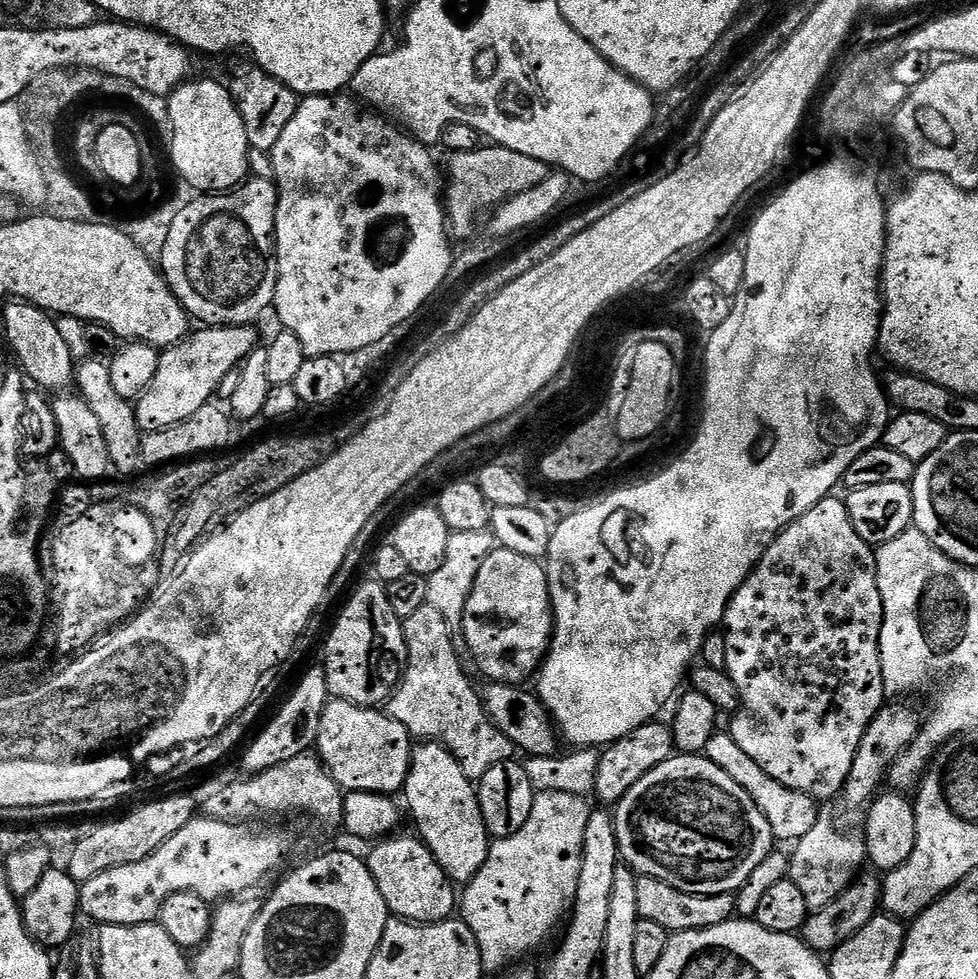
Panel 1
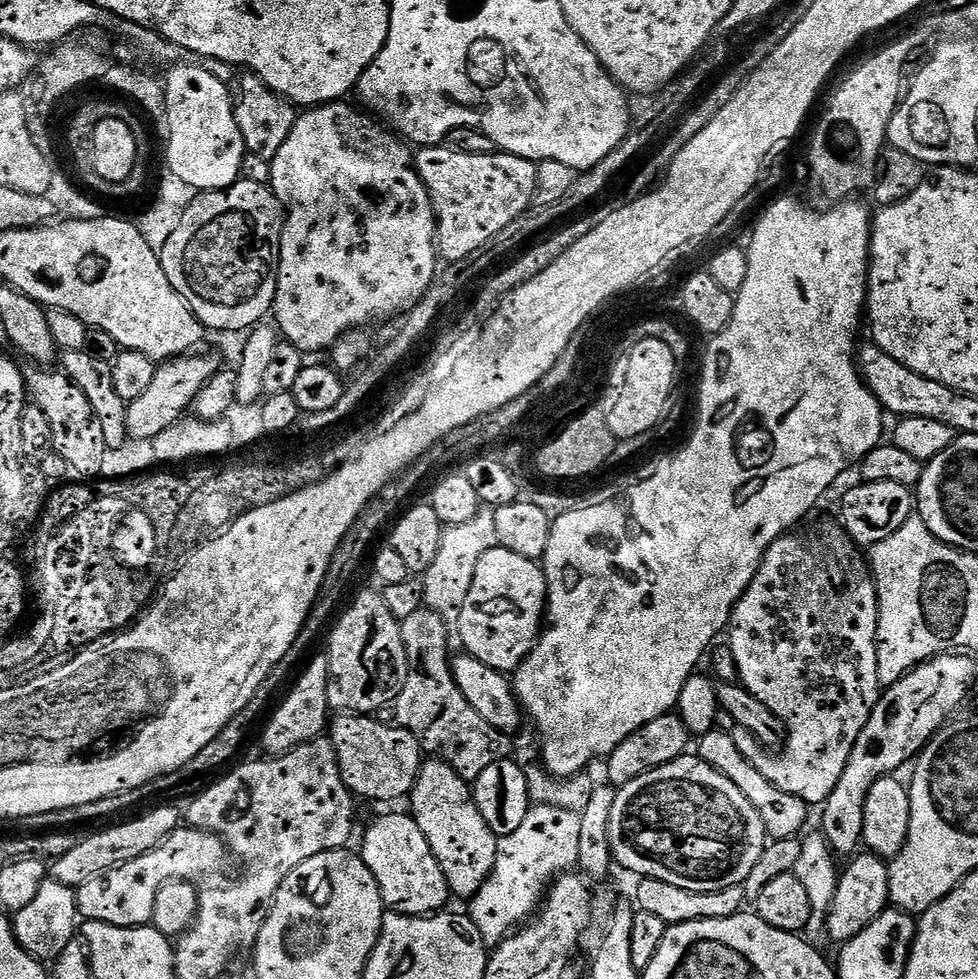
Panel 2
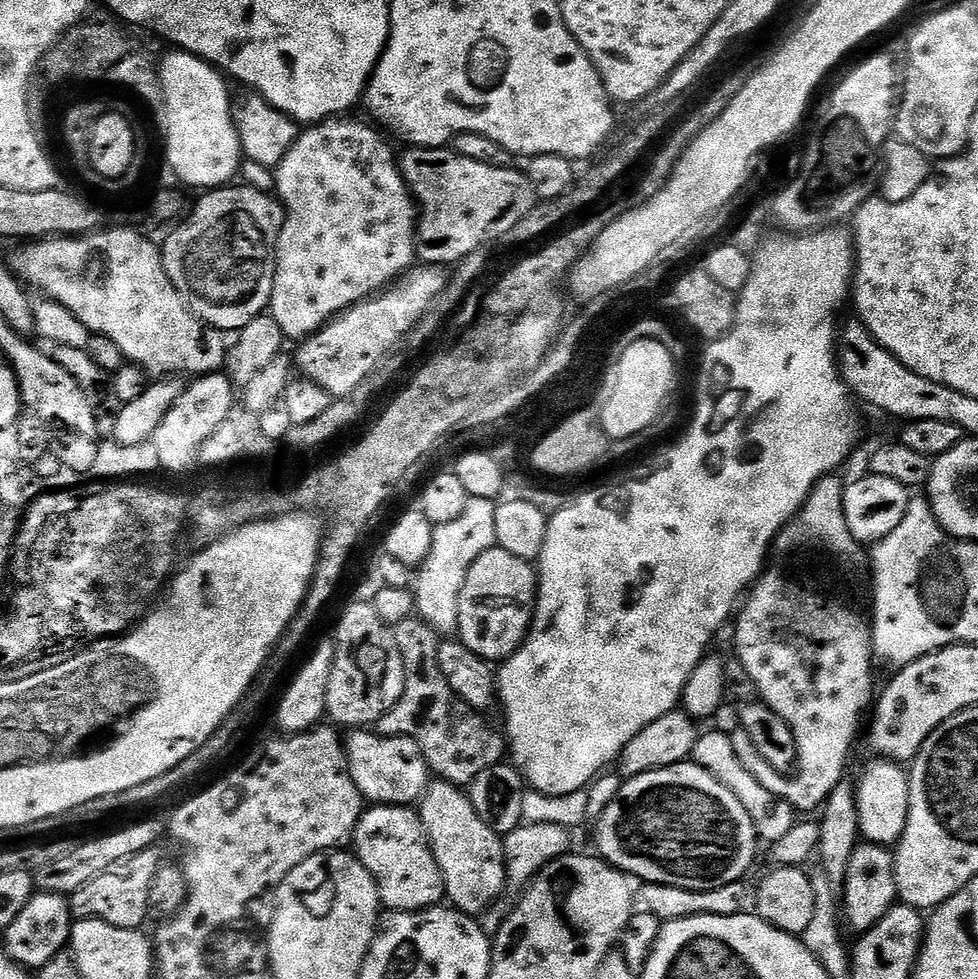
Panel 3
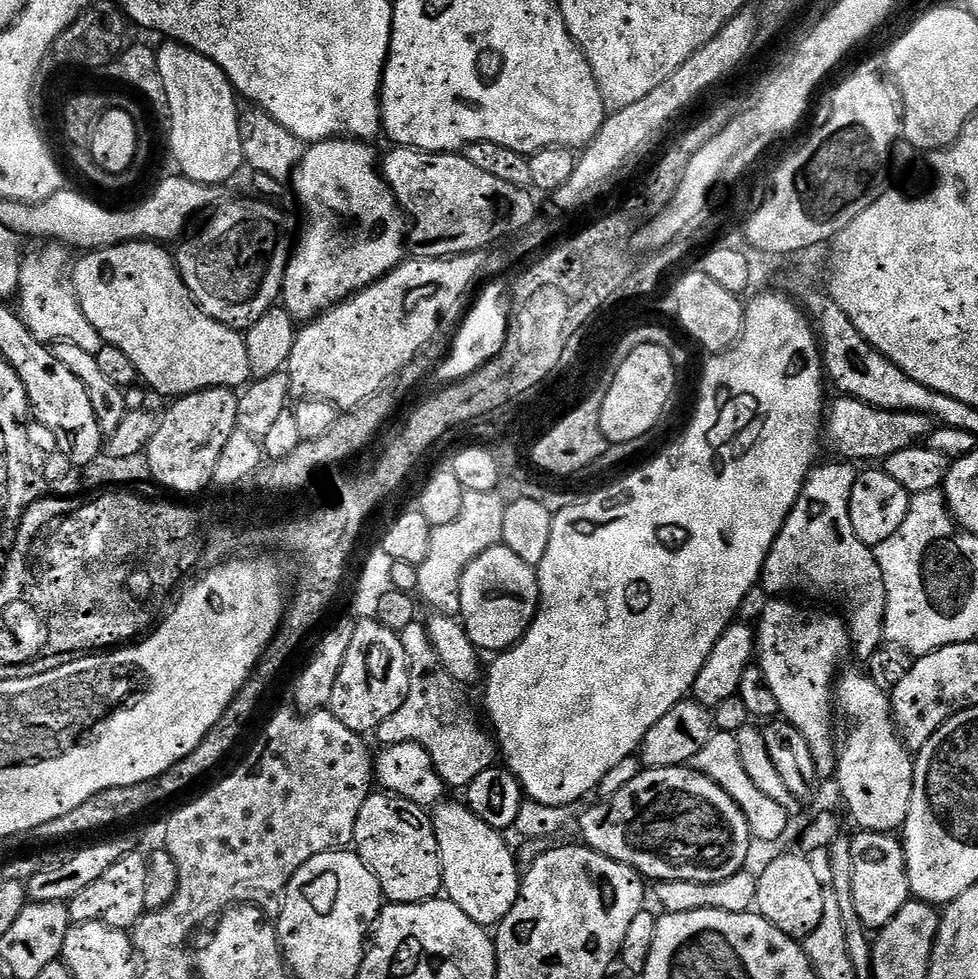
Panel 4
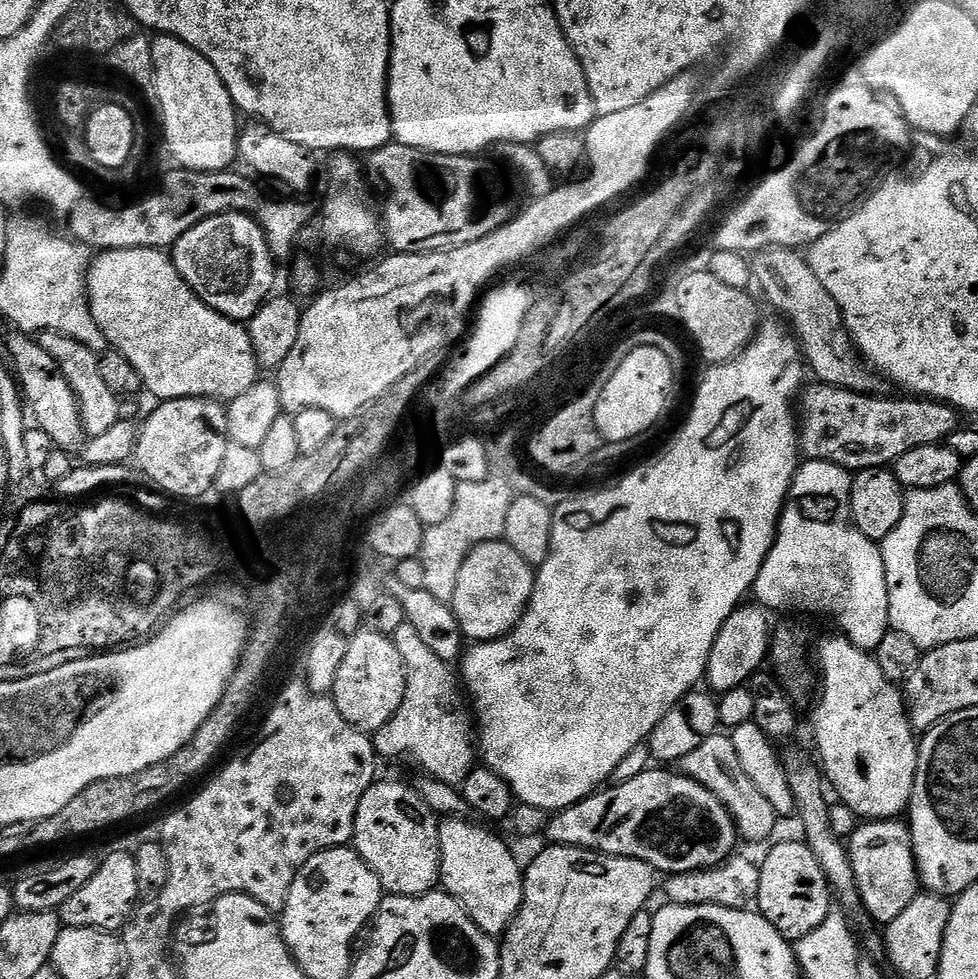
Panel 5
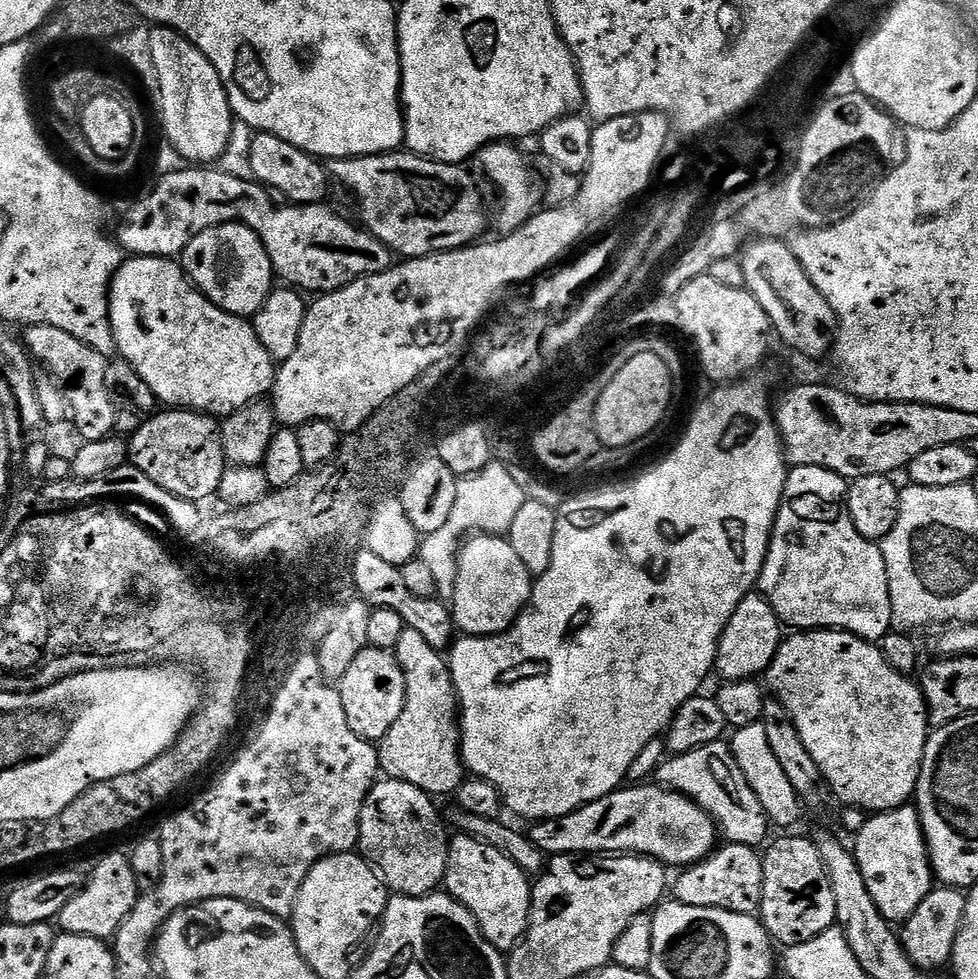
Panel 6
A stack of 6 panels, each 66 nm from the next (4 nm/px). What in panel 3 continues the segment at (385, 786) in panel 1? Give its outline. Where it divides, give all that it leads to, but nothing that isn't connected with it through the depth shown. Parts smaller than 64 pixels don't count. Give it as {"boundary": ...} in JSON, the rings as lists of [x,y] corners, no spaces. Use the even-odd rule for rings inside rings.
{"boundary":[[[352,730],[347,735],[348,772],[365,801],[376,806],[412,806],[419,801],[428,789],[430,769],[418,742],[405,736],[382,736],[375,730]]]}

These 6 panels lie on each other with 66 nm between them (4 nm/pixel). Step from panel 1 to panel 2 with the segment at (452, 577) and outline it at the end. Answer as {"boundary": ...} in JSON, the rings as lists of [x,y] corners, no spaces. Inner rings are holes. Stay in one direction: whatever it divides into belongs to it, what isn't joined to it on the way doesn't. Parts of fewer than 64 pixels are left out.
{"boundary":[[[482,510],[474,518],[470,518],[470,522],[462,522],[462,526],[454,526],[453,528],[445,527],[440,534],[440,545],[438,546],[438,554],[434,557],[434,562],[430,562],[428,569],[422,573],[422,604],[434,614],[438,614],[438,618],[442,618],[442,622],[450,630],[455,629],[460,622],[460,611],[466,602],[466,594],[470,594],[470,582],[474,582],[474,570],[478,570],[478,562],[482,562],[482,554],[486,554],[492,548],[498,545],[498,529],[494,526],[494,511]]]}

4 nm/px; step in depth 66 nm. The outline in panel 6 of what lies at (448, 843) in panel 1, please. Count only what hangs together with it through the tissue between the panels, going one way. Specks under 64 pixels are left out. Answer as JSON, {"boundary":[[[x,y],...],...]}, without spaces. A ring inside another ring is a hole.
{"boundary":[[[463,834],[453,835],[448,846],[448,872],[444,884],[447,895],[470,910],[486,942],[499,952],[511,952],[528,933],[528,920],[532,917],[530,877],[510,862],[502,850],[494,850],[494,846],[486,846],[486,842],[478,842]]]}

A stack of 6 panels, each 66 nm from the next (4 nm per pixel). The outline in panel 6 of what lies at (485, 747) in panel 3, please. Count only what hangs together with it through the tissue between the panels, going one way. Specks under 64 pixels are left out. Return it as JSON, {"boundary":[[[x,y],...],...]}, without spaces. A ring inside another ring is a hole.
{"boundary":[[[405,627],[394,651],[406,678],[406,702],[398,722],[378,742],[380,771],[387,779],[410,782],[433,798],[451,797],[466,779],[466,769],[460,756],[456,687],[445,653],[430,646],[418,630]]]}

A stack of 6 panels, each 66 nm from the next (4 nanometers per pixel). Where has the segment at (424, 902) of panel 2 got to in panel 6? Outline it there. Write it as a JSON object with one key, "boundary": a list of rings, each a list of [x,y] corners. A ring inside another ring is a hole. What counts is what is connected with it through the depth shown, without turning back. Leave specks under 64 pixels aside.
{"boundary":[[[387,778],[377,779],[370,794],[366,794],[366,802],[360,815],[358,852],[380,873],[384,883],[395,895],[431,896],[439,889],[436,887],[444,884],[444,876],[448,872],[450,832],[441,809],[436,809],[436,804],[437,801],[428,793],[418,790],[418,786]]]}

